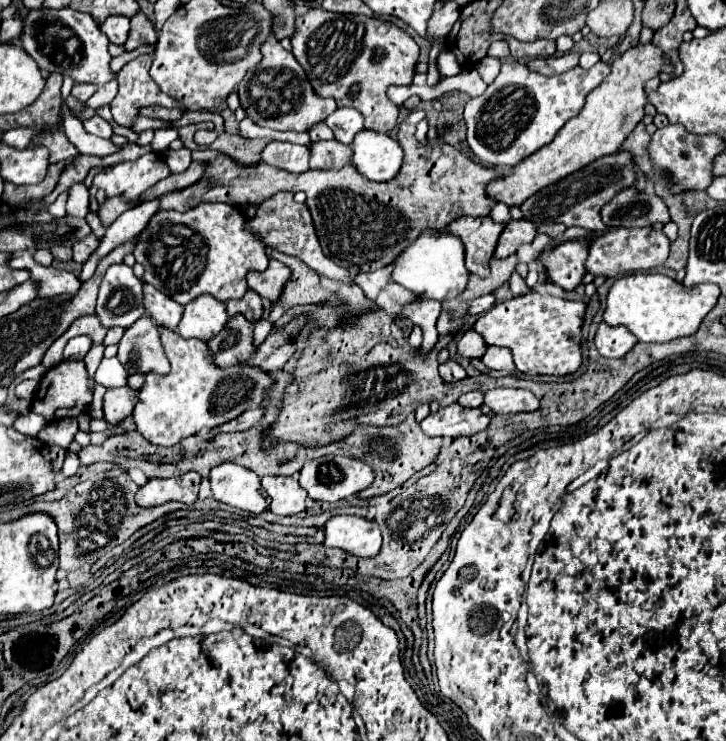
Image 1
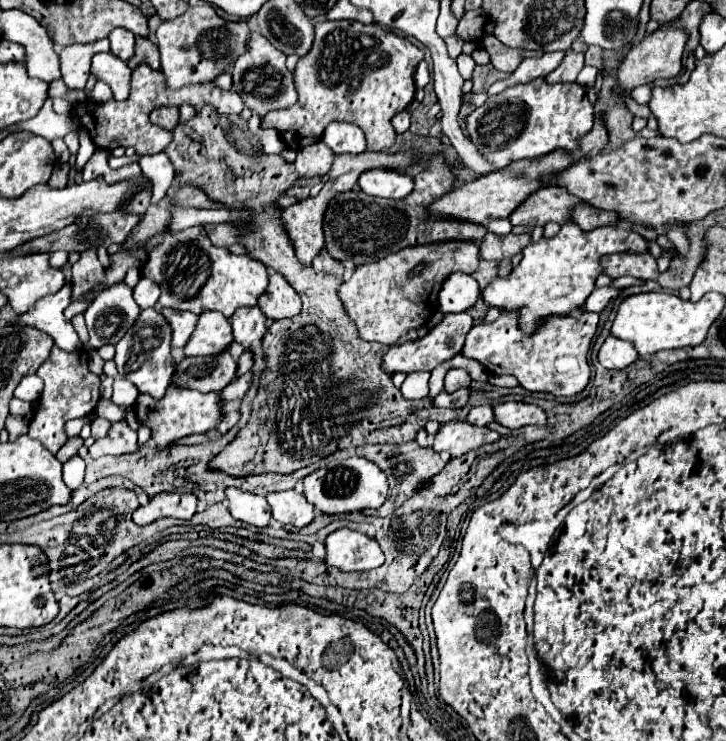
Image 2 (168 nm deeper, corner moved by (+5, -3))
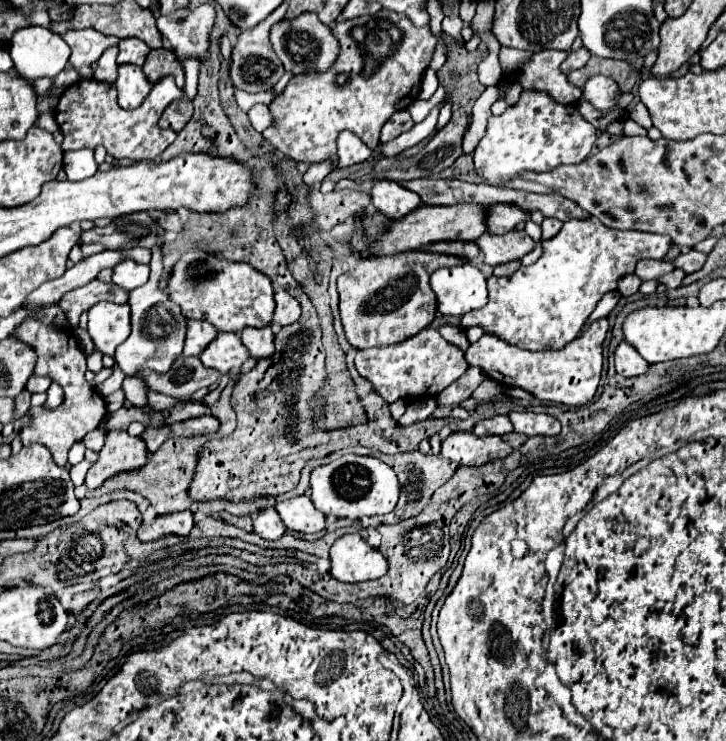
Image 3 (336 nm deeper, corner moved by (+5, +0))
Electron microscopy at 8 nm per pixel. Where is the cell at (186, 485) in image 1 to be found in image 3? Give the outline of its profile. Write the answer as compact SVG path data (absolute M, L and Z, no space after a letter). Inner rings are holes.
M184 510L184 512L176 512L176 514L158 516L152 526L142 524L142 528L138 530L138 538L142 542L154 542L154 540L160 540L164 536L188 538L192 526L194 526L192 514L188 510Z

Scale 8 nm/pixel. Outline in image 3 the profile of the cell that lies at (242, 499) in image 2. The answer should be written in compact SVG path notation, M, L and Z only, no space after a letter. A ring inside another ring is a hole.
M266 508L266 510L260 510L258 518L254 520L254 532L258 536L262 536L264 540L278 540L282 538L286 526L284 522L278 518L278 514L272 510L272 508Z

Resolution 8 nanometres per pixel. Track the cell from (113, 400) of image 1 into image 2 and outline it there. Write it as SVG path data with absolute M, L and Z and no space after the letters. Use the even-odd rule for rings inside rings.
M116 421L110 425L110 431L104 439L98 439L90 447L90 455L102 457L102 455L120 455L120 453L134 453L138 449L136 433L128 427L126 421Z

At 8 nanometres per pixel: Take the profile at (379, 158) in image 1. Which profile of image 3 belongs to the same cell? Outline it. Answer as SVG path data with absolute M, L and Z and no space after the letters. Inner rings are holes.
M392 180L374 182L370 196L376 210L384 214L388 220L400 220L420 206L418 194L404 190L398 182Z

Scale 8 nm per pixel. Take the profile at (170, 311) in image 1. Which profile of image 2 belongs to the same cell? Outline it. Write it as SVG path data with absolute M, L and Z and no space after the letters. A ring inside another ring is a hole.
M160 309L160 313L170 321L172 329L172 347L182 349L194 331L196 325L196 315L194 313L178 313L178 309Z

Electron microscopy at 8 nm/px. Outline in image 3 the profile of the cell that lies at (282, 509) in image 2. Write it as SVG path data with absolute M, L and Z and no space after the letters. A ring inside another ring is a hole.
M306 494L278 502L276 512L280 514L286 528L300 534L318 534L326 528L326 516L314 508L312 500Z

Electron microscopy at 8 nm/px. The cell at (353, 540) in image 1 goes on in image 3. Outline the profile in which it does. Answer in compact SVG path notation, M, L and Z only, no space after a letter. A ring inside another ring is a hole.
M344 534L330 548L330 574L340 582L366 582L386 574L388 562L360 534Z

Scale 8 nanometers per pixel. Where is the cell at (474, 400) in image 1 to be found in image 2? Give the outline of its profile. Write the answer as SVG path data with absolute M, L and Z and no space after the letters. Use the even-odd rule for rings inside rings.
M480 405L480 407L472 407L466 415L466 421L472 425L488 425L494 421L492 417L492 407L490 405Z

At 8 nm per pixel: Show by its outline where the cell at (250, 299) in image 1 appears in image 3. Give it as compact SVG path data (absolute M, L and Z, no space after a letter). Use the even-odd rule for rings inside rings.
M270 326L260 328L260 330L258 328L244 328L240 338L254 360L274 356L274 334L270 332Z

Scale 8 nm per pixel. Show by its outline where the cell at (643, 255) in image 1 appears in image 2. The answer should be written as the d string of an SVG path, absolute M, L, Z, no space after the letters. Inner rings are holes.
M650 251L646 253L620 253L602 257L602 271L608 277L622 277L632 275L638 279L656 279L658 277L658 265Z

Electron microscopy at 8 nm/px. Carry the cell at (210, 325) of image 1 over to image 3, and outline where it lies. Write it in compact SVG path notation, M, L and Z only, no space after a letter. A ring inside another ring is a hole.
M218 332L216 340L200 354L200 362L220 374L230 374L234 368L242 368L250 358L250 352L242 346L240 336L232 332Z

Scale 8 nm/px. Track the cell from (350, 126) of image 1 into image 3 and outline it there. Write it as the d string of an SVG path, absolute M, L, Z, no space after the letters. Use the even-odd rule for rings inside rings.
M342 132L338 136L338 156L340 168L348 168L354 164L362 164L372 156L372 150L352 132Z

